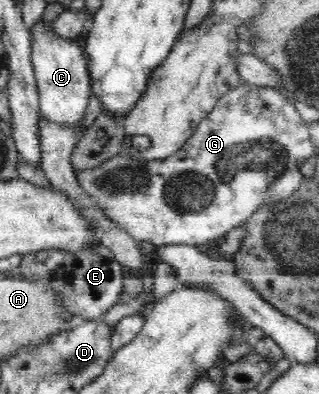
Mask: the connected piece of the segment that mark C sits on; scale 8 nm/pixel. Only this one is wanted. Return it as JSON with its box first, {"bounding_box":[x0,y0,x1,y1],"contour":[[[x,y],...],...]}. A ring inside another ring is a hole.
{"bounding_box":[30,19,92,131],"contour":[[[40,19],[30,32],[33,50],[32,65],[38,82],[39,111],[44,119],[58,126],[71,127],[80,131],[87,111],[86,107],[92,98],[85,51],[82,51],[80,45],[72,40],[60,40],[60,37],[49,29],[49,24]]]}

